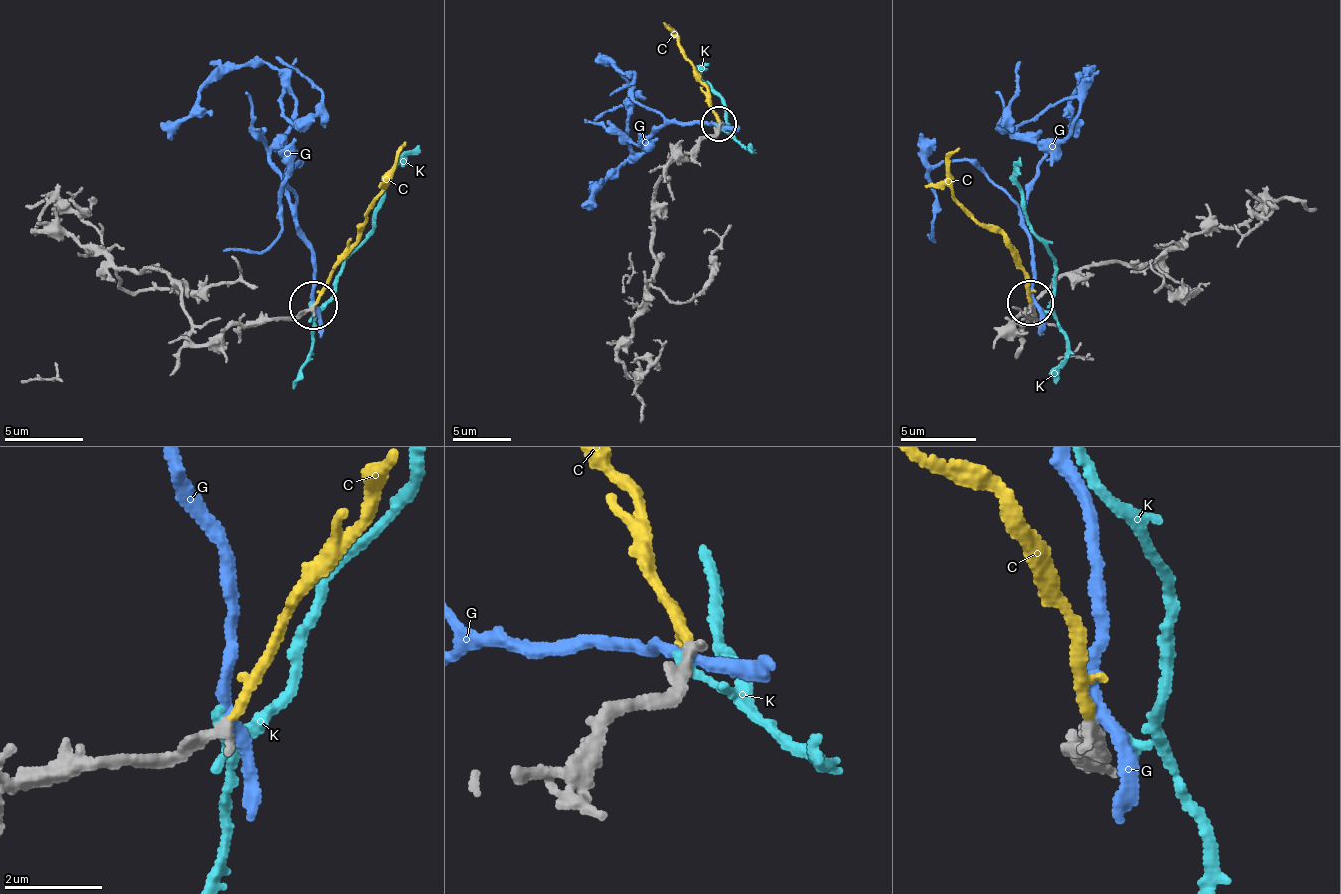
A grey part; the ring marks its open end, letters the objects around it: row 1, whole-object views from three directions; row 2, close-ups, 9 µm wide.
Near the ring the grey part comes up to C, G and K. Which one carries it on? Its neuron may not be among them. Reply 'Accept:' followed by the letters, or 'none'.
Accept: C

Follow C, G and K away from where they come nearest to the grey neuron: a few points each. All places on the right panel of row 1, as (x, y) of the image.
C: (1029, 302), (1022, 266), (1003, 238), (956, 198), (949, 161), (961, 147)
G: (1034, 306), (1034, 249), (1024, 210), (1039, 163), (1076, 116), (1086, 72), (1080, 77), (1070, 113), (1072, 136)
K: (1032, 302), (1050, 310), (1049, 249), (1030, 227), (1020, 183), (1018, 156)

